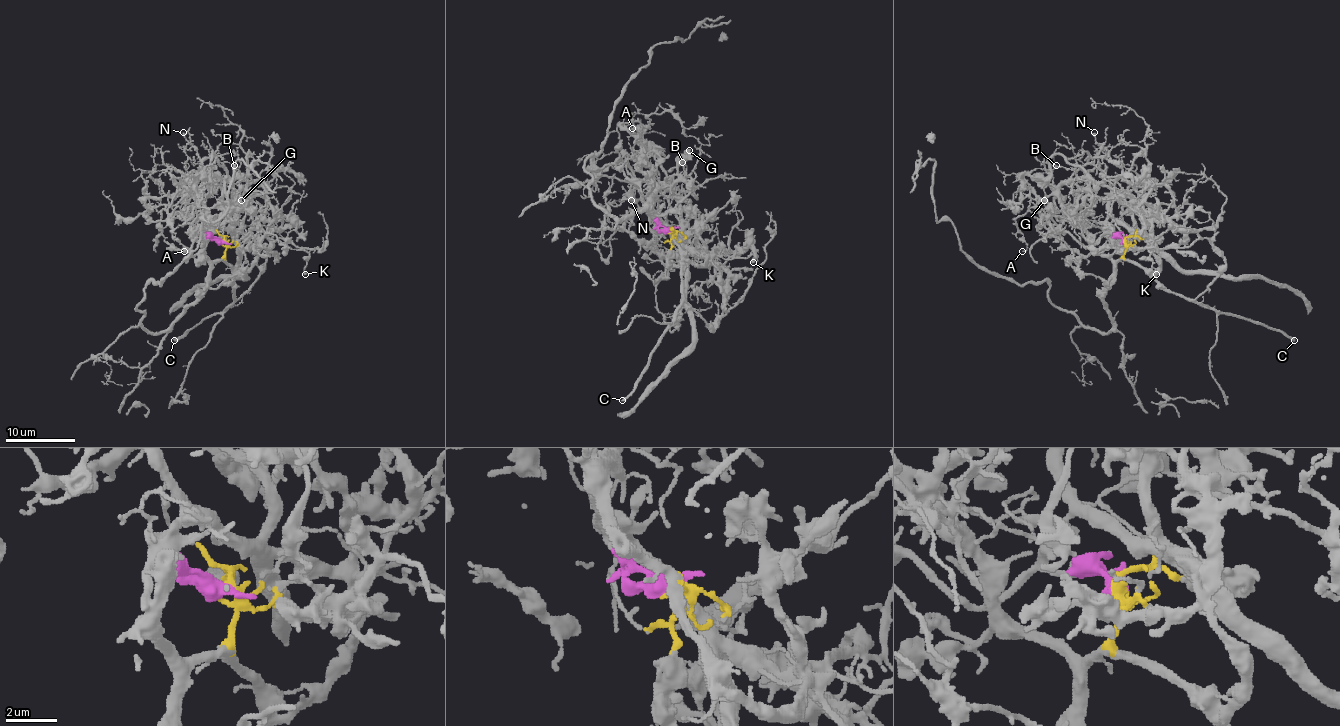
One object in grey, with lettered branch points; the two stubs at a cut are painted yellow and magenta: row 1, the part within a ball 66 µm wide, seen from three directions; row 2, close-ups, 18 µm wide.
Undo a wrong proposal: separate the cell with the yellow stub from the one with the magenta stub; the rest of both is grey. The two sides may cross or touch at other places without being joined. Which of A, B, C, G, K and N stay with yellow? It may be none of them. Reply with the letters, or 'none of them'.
A, B, C, K, N

